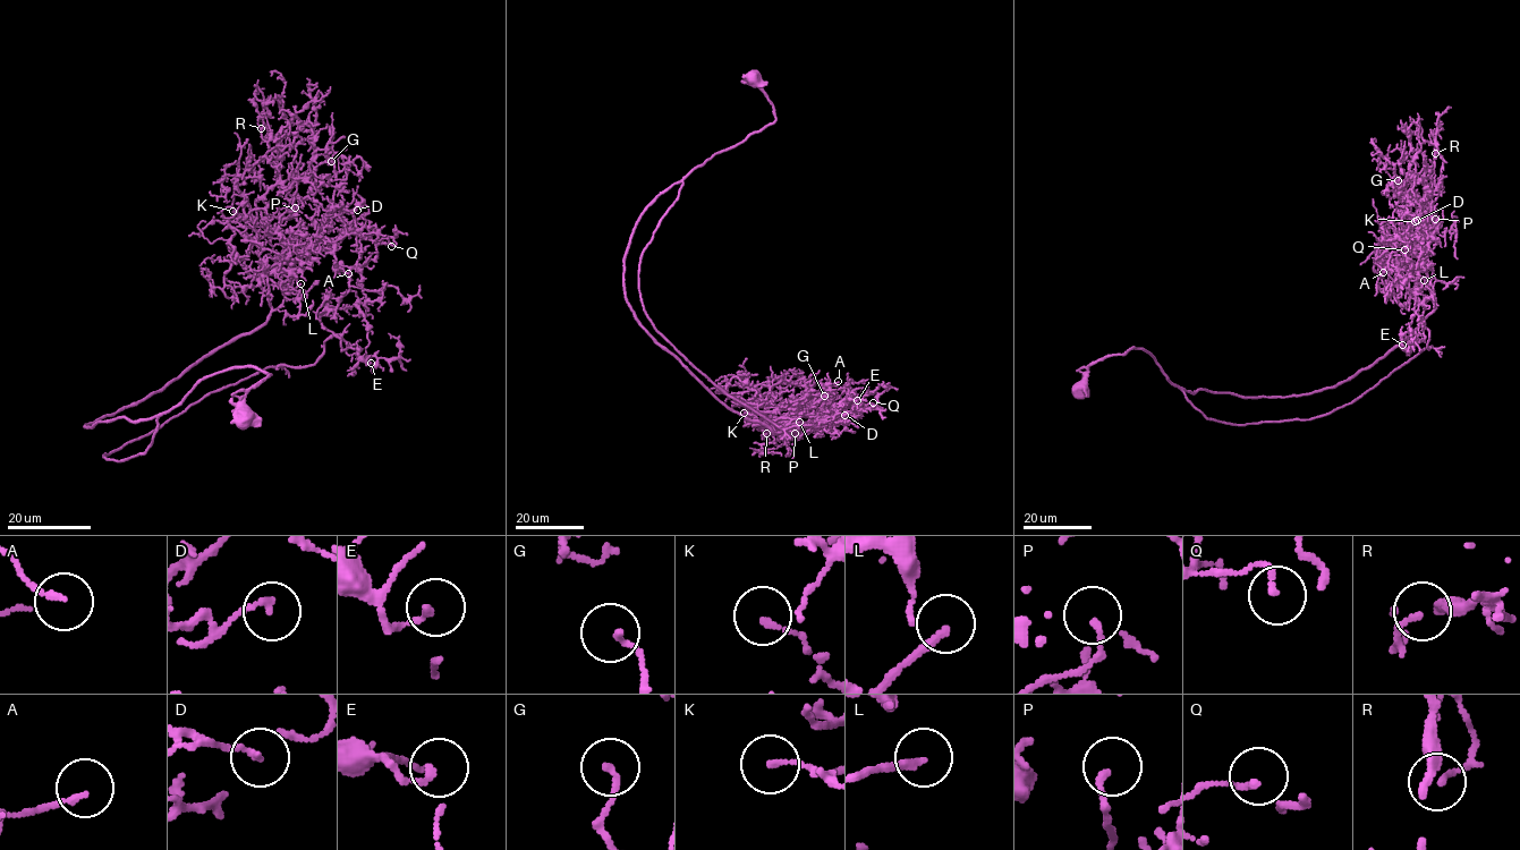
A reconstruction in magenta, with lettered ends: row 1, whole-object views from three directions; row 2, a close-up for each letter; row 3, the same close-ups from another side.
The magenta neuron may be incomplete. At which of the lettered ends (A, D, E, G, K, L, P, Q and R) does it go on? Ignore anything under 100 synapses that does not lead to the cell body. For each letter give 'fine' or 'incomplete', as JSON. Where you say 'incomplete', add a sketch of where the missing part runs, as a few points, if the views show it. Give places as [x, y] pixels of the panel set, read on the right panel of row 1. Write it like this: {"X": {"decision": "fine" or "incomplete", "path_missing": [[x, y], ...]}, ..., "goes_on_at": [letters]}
{"A": {"decision": "fine"}, "D": {"decision": "fine"}, "E": {"decision": "fine"}, "G": {"decision": "fine"}, "K": {"decision": "fine"}, "L": {"decision": "incomplete", "path_missing": [[1424, 280], [1414, 257], [1406, 252], [1391, 251]]}, "P": {"decision": "fine"}, "Q": {"decision": "fine"}, "R": {"decision": "fine"}, "goes_on_at": ["L"]}

